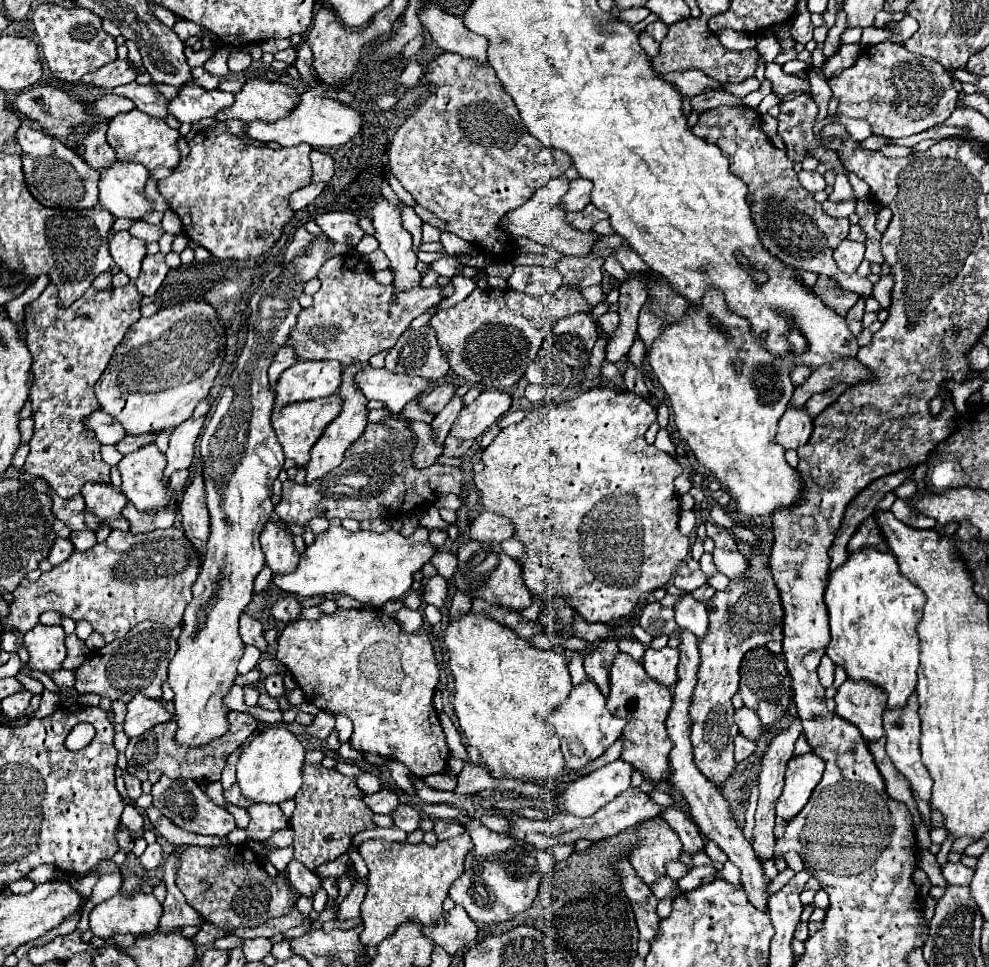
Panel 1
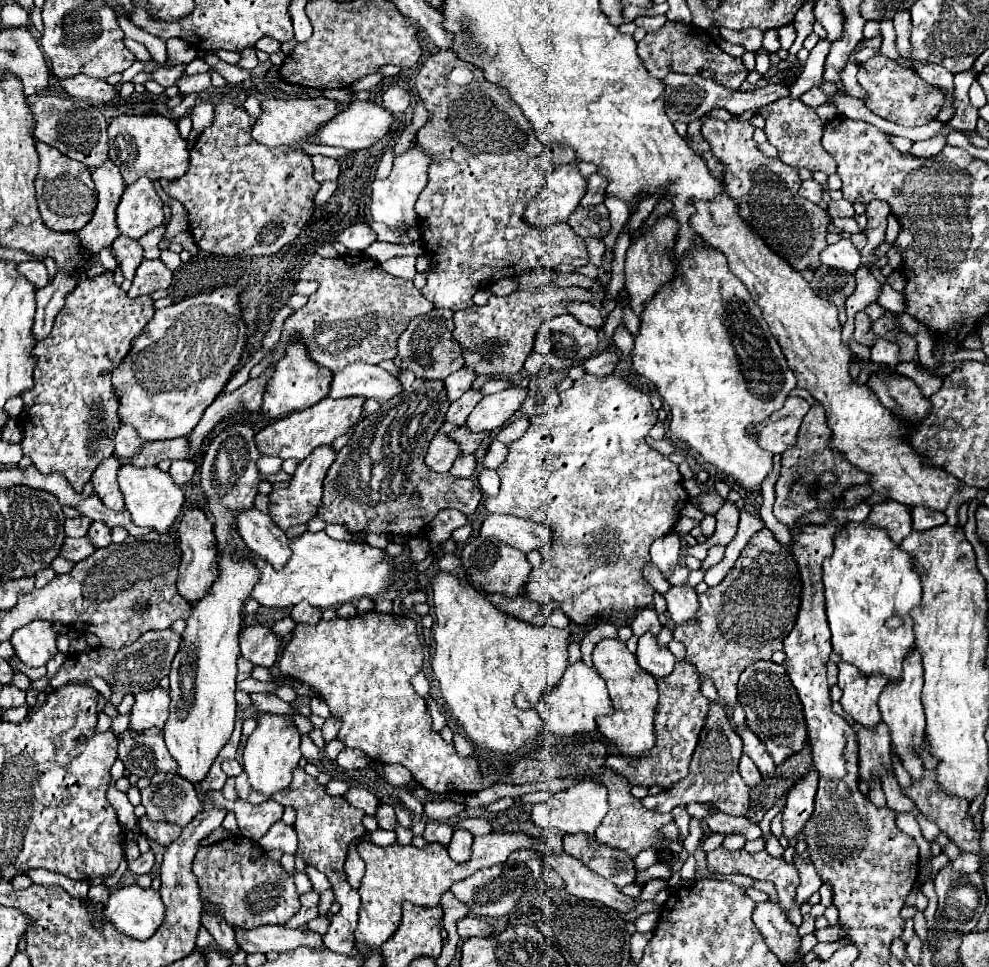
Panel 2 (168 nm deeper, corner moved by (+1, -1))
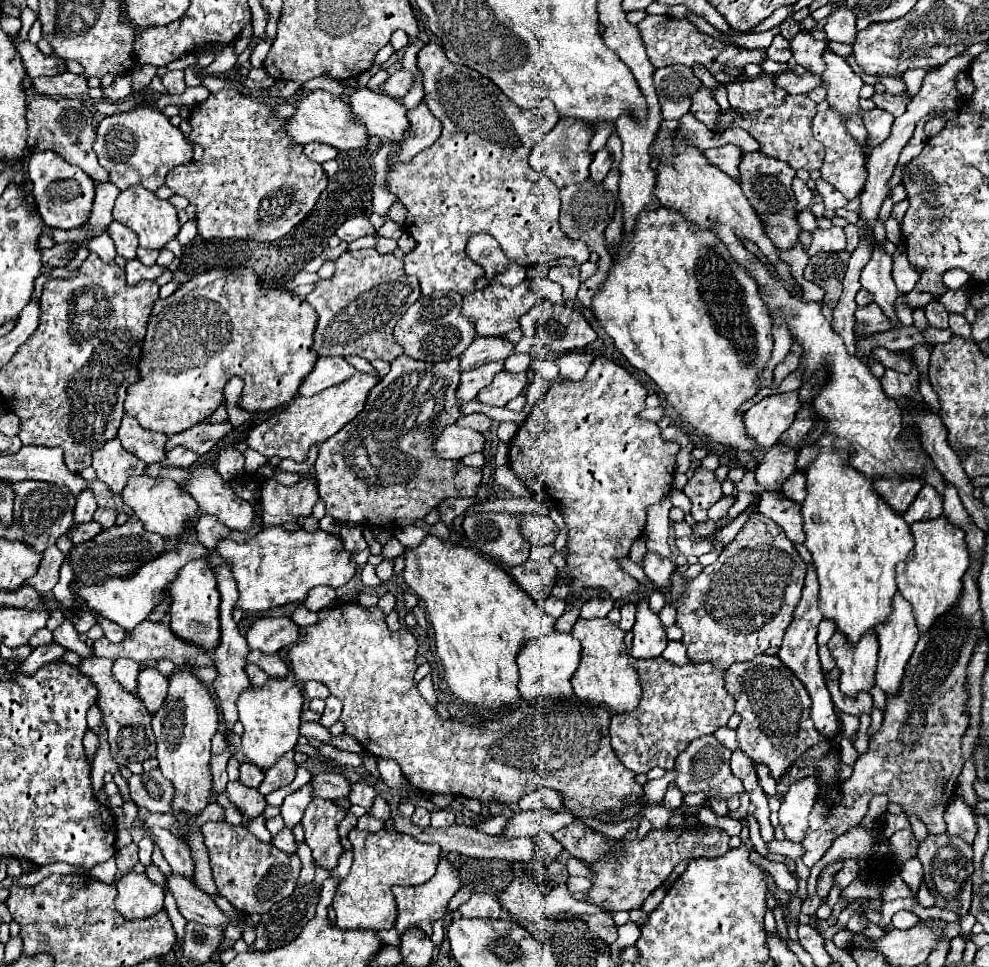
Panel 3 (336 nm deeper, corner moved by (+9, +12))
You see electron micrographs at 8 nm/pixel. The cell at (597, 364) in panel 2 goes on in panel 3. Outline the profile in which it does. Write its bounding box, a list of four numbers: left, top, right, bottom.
[556,353,594,381]

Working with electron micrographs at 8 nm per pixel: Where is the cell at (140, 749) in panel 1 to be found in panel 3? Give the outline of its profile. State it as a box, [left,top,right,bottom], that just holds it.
[78,657,156,765]

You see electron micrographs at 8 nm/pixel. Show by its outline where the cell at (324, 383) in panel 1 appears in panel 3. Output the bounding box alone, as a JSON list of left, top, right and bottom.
[126,267,318,435]

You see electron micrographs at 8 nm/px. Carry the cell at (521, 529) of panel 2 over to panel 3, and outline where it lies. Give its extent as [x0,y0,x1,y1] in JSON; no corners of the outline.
[522,513,560,545]

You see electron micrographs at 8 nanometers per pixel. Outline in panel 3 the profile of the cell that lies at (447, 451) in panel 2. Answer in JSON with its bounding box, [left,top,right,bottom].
[436,425,484,461]

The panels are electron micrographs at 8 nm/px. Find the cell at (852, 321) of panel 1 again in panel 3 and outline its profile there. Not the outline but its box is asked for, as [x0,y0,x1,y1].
[856,303,892,333]

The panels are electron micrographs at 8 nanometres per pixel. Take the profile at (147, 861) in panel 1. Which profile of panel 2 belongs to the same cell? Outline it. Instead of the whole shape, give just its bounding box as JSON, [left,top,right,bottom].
[128,850,154,874]

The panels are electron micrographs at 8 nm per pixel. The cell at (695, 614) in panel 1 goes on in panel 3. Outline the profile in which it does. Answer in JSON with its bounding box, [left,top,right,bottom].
[642,551,676,591]

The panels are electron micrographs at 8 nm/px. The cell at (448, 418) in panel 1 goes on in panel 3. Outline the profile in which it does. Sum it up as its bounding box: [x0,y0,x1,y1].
[458,361,504,401]

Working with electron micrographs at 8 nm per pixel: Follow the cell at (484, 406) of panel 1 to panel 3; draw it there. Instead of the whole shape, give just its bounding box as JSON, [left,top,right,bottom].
[476,371,528,407]

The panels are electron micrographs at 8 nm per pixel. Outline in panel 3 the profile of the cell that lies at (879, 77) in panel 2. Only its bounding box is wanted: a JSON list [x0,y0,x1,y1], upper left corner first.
[872,93,910,117]

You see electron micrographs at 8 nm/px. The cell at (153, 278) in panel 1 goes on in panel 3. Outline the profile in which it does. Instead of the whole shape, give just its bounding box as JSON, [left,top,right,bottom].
[124,259,166,285]

